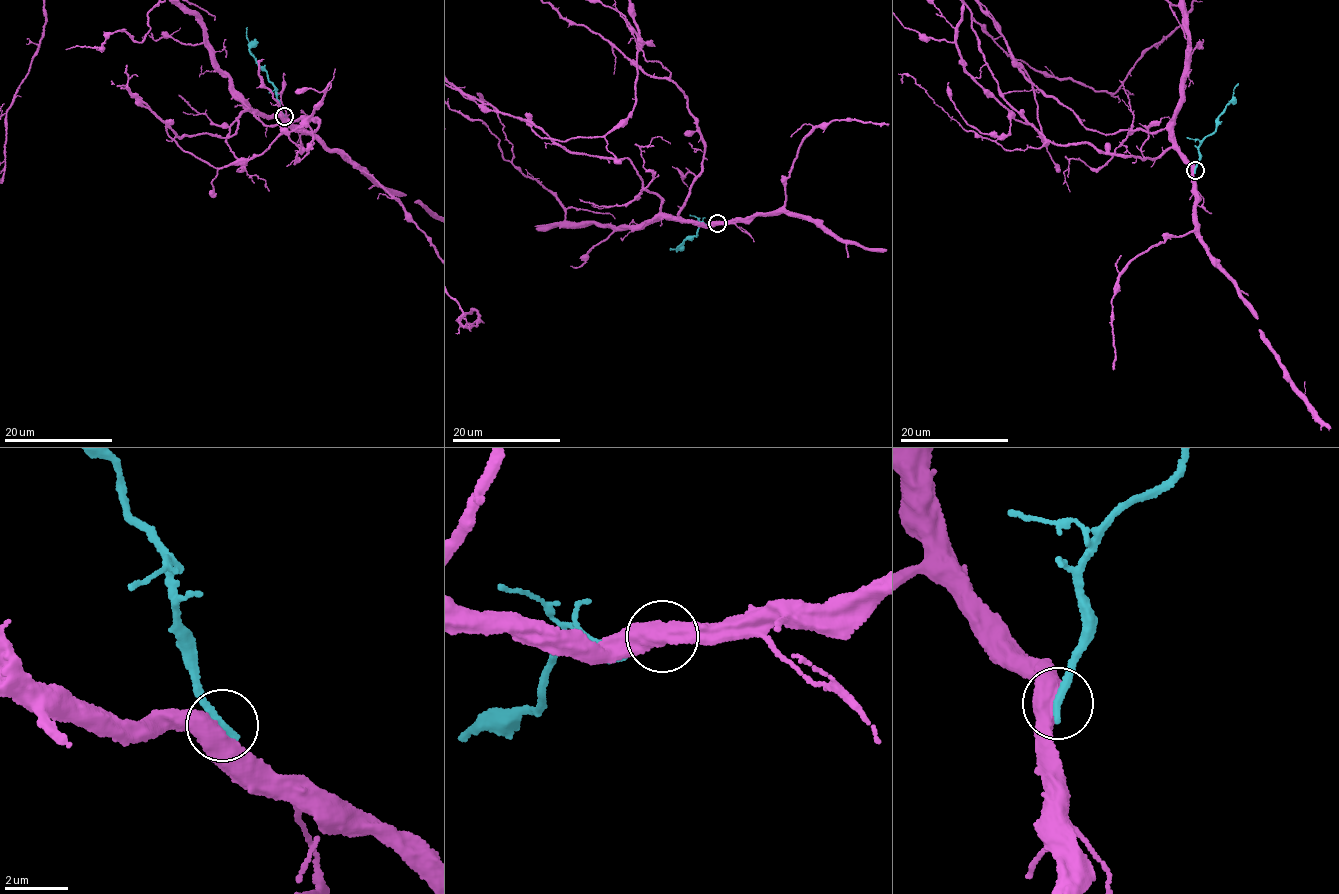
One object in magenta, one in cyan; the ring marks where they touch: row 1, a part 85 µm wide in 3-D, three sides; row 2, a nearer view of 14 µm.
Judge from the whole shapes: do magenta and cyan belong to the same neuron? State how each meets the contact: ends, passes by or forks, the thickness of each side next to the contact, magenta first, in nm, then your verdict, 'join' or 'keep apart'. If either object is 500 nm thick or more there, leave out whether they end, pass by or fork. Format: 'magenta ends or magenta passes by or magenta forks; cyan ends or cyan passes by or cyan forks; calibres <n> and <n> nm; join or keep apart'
calibres 550 and 280 nm; keep apart

